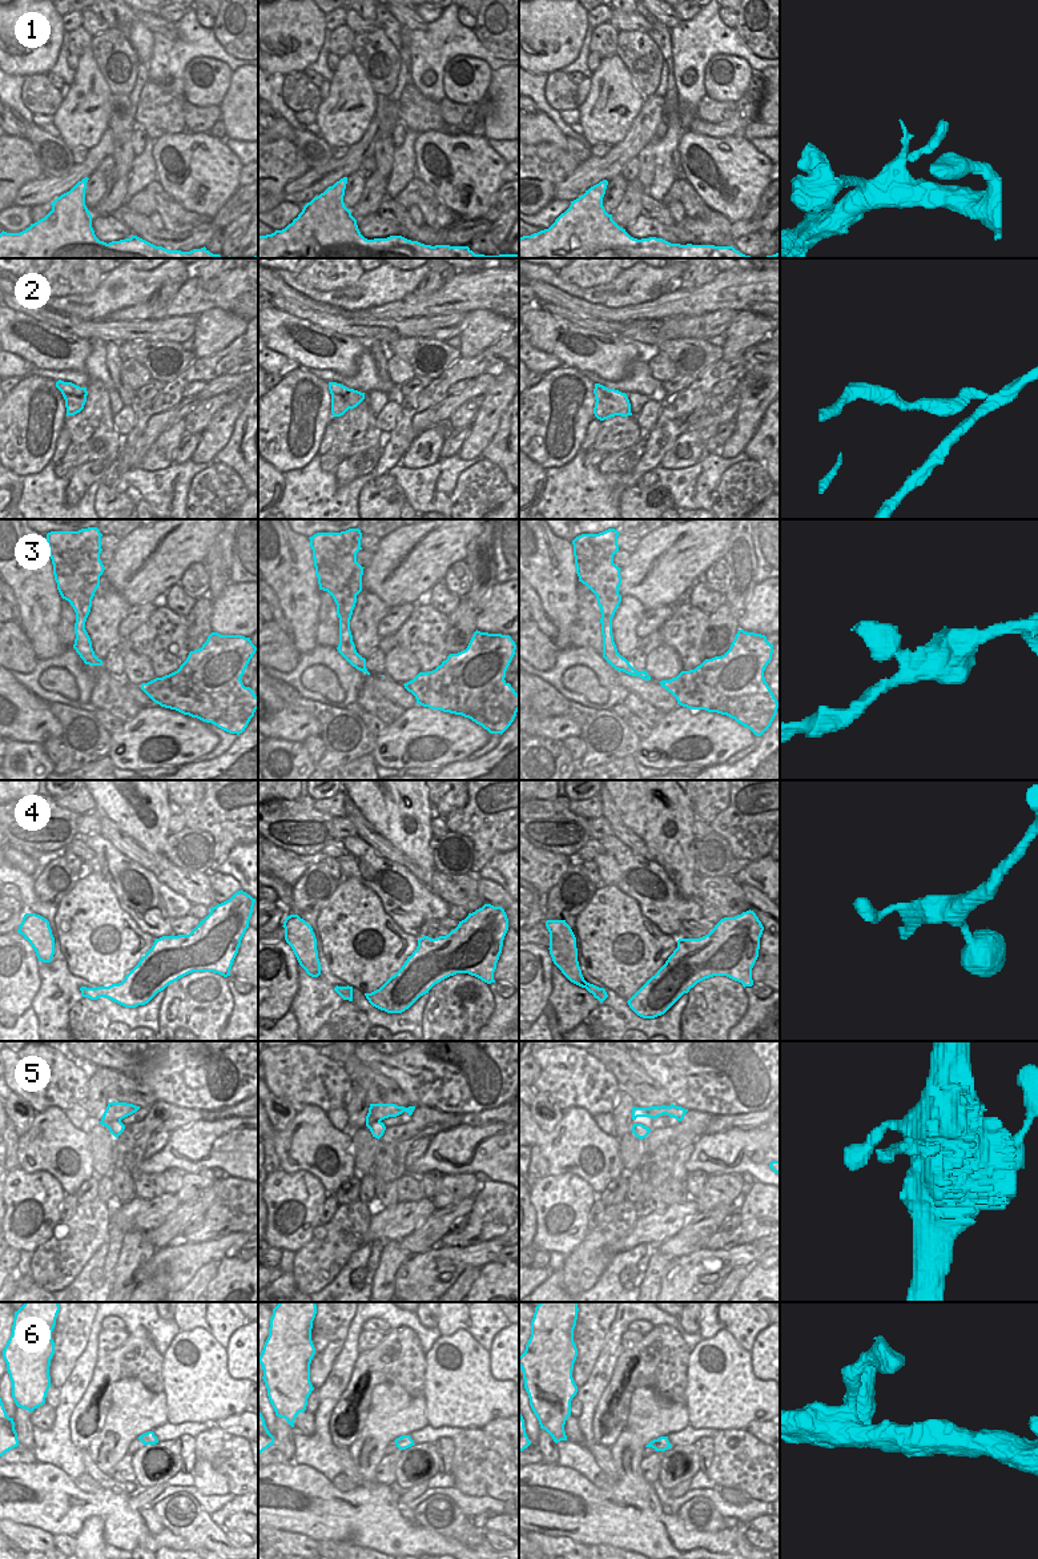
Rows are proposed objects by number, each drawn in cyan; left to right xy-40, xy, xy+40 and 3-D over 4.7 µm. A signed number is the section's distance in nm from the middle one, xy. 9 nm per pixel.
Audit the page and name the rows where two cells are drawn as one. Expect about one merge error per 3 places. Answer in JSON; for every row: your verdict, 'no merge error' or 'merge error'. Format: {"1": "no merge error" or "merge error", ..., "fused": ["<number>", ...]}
{"1": "no merge error", "2": "merge error", "3": "no merge error", "4": "no merge error", "5": "merge error", "6": "no merge error", "fused": ["2", "5"]}

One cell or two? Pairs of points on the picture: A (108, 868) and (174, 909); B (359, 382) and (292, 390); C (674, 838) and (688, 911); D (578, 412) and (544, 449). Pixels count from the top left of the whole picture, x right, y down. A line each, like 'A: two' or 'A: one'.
A: one
B: two
C: two
D: one

